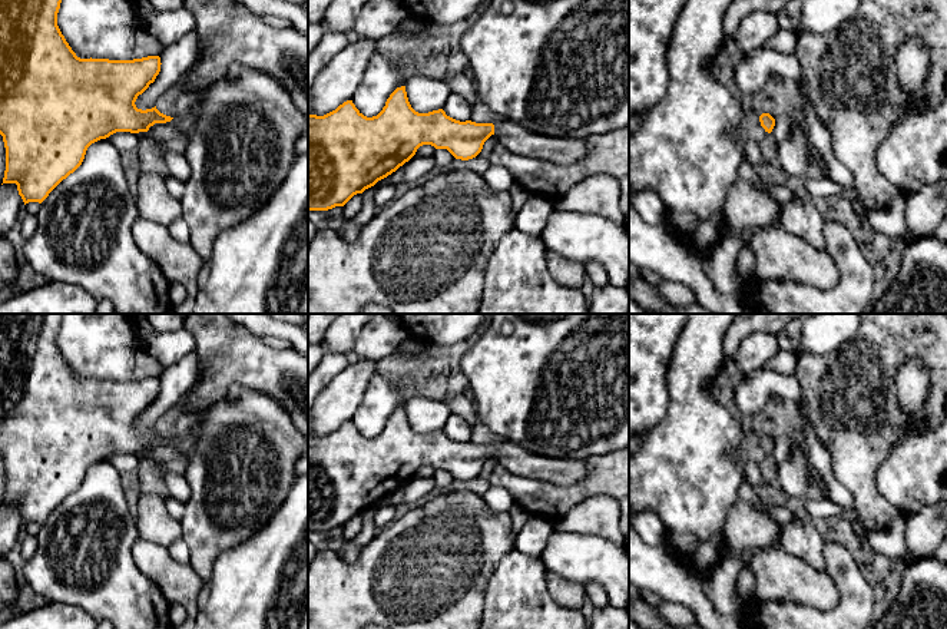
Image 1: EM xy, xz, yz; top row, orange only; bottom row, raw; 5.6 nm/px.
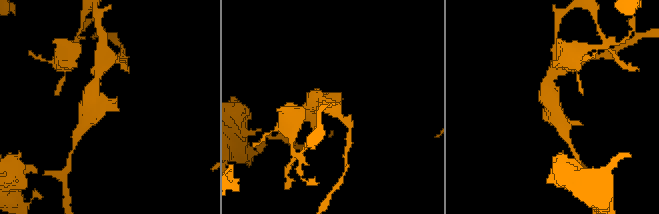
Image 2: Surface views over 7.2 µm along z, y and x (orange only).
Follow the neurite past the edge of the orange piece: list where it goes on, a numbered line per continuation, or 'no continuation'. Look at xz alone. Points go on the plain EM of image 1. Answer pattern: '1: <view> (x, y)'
1: xz (558, 470)

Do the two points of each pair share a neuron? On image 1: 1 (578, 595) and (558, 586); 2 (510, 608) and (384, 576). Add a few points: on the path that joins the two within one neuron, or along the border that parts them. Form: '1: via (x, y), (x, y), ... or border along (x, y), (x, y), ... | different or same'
1: via (573, 595), (562, 591) | same
2: border along (493, 569), (486, 586), (482, 613) | different

